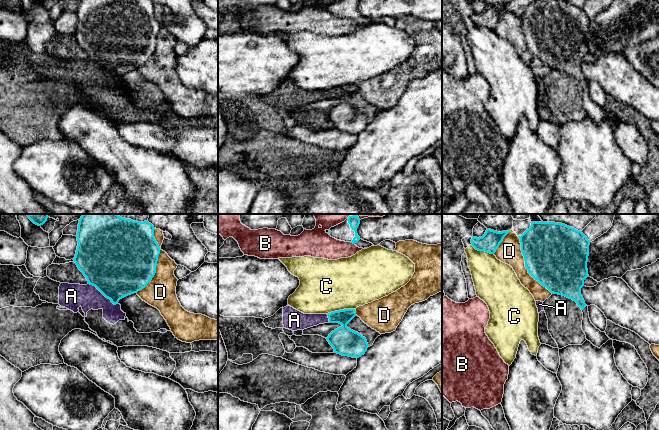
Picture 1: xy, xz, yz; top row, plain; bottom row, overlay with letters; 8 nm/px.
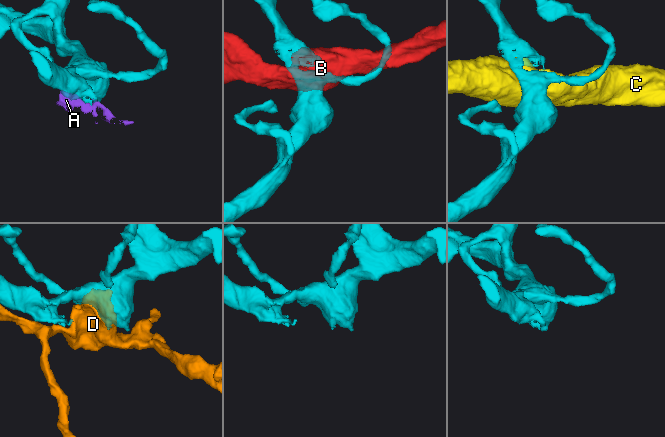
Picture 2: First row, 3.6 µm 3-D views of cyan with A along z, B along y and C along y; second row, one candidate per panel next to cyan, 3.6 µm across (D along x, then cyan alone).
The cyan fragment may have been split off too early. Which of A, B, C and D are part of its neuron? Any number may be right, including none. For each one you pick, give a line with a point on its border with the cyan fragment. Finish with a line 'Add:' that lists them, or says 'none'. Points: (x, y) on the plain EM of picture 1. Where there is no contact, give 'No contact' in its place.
Add: none

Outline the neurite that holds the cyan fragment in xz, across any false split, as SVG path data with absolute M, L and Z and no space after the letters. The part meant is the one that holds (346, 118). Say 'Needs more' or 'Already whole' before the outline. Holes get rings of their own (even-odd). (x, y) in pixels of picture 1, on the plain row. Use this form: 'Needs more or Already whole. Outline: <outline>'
Already whole. Outline: M344 85L328 89L329 99L342 102L332 107L326 114L334 128L342 132L359 134L365 130L368 119L365 113L347 103L356 92L355 85Z

